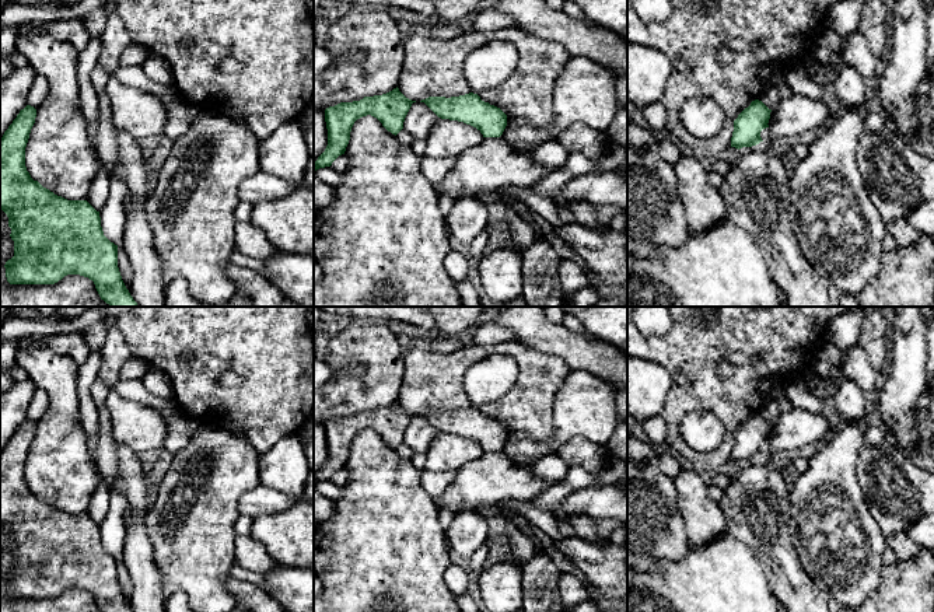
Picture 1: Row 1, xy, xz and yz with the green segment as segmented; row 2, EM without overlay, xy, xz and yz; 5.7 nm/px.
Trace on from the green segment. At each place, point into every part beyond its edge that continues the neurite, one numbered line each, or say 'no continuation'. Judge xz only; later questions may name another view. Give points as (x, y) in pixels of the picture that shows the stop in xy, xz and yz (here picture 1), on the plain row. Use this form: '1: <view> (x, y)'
no continuation

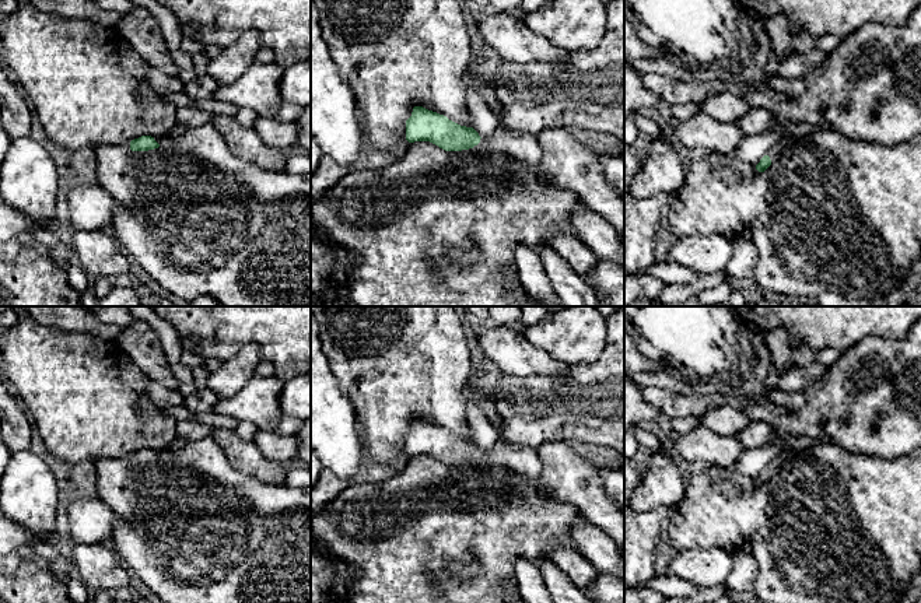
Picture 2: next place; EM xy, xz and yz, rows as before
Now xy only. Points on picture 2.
1: xy (205, 456)

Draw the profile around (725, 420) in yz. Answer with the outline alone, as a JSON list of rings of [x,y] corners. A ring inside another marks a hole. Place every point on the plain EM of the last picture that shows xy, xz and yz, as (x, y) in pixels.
[[[729,404],[708,410],[700,420],[704,427],[721,437],[735,437],[752,421],[743,410],[738,410]]]

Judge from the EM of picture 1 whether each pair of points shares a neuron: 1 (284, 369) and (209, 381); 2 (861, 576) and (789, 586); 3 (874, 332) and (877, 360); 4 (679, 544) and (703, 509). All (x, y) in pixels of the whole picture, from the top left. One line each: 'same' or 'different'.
1: same
2: different
3: same
4: different

